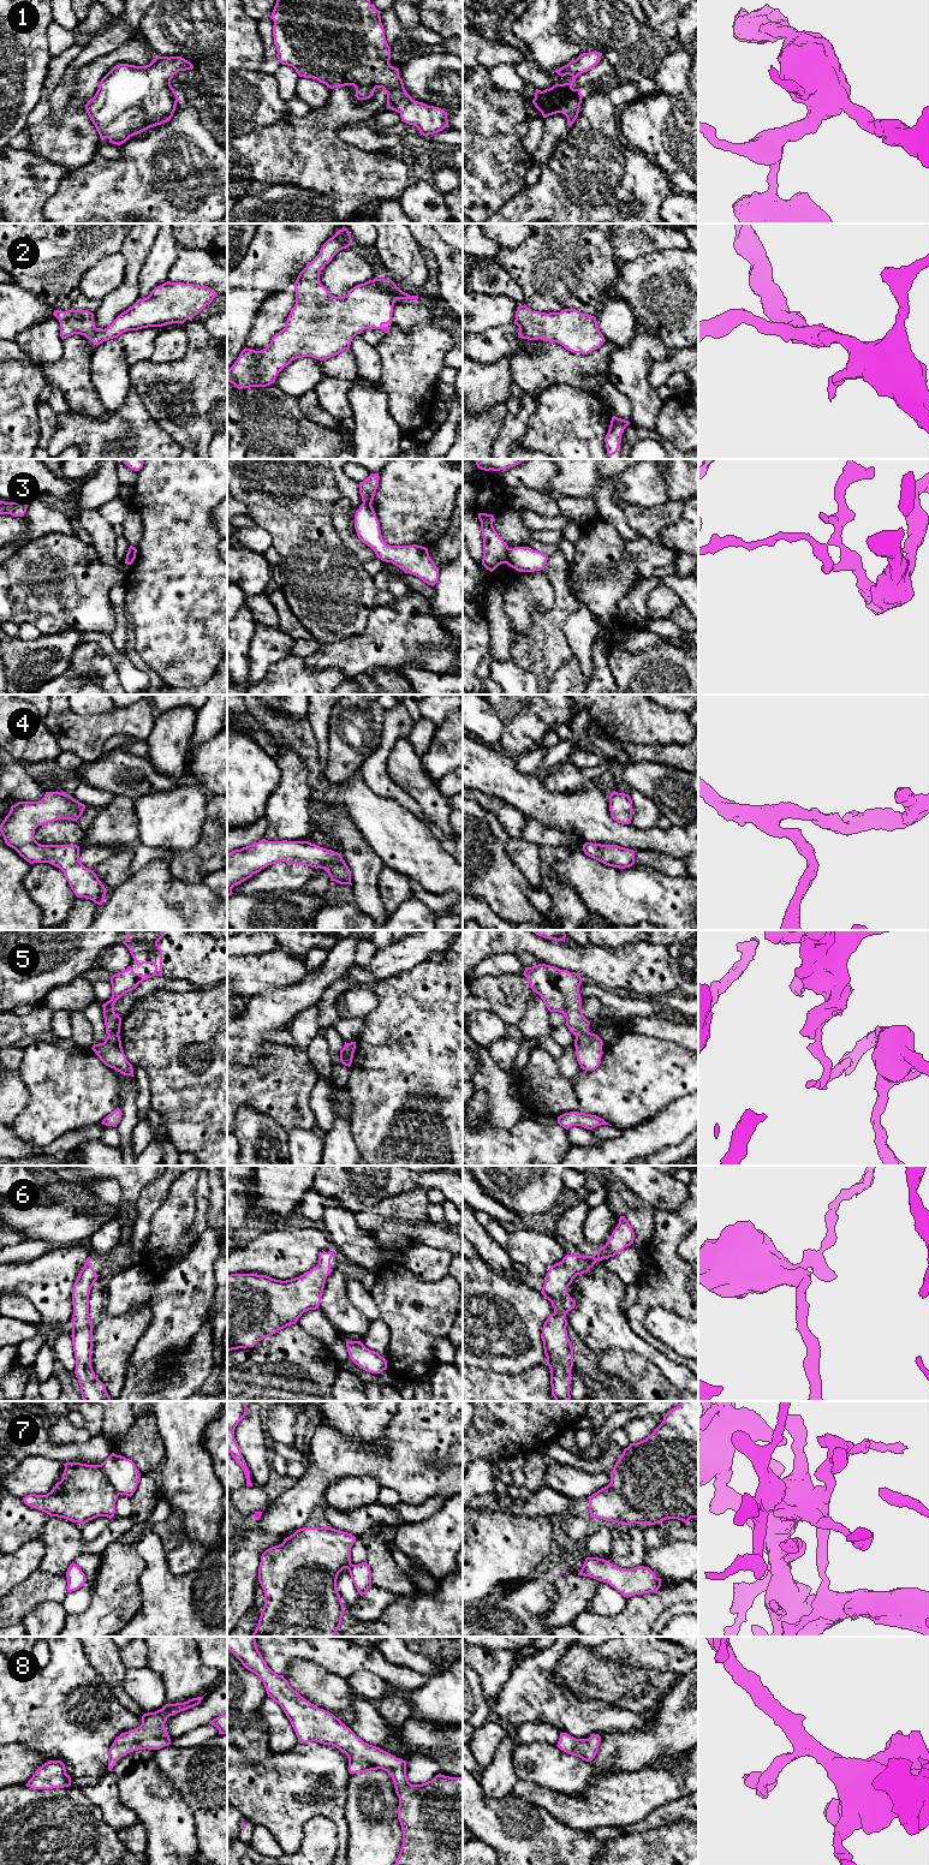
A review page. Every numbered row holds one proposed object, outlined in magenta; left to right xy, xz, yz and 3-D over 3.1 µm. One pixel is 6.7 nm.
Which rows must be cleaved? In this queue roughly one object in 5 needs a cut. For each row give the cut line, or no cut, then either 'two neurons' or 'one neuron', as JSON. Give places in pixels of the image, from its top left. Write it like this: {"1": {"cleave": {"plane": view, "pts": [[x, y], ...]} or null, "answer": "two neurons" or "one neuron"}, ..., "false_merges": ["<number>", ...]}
{"1": {"cleave": null, "answer": "one neuron"}, "2": {"cleave": null, "answer": "one neuron"}, "3": {"cleave": {"plane": "yz", "pts": [[510, 548], [505, 562]]}, "answer": "two neurons"}, "4": {"cleave": null, "answer": "one neuron"}, "5": {"cleave": null, "answer": "one neuron"}, "6": {"cleave": null, "answer": "one neuron"}, "7": {"cleave": null, "answer": "one neuron"}, "8": {"cleave": null, "answer": "one neuron"}, "false_merges": ["3"]}

